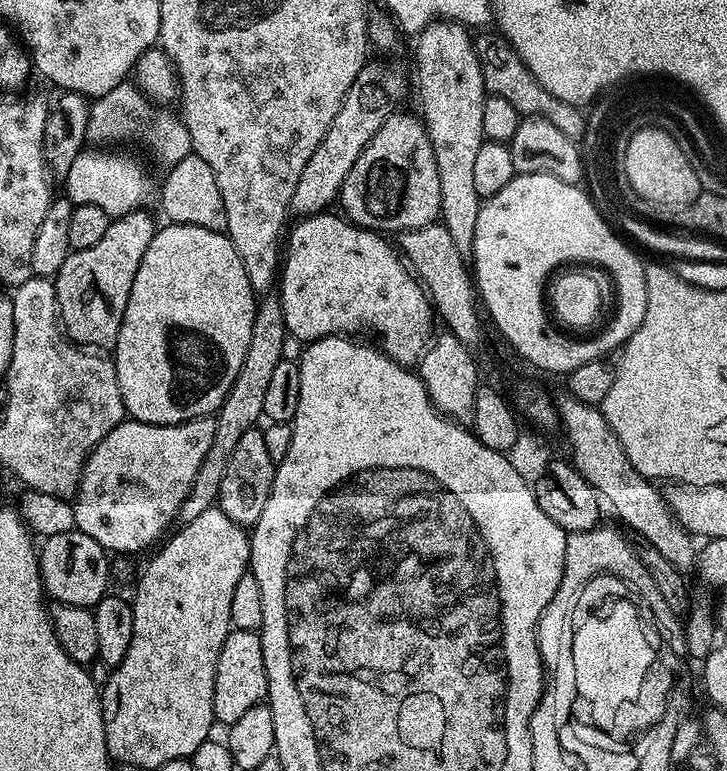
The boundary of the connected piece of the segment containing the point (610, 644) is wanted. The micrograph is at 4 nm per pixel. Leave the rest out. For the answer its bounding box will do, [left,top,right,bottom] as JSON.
[573,596,657,732]

